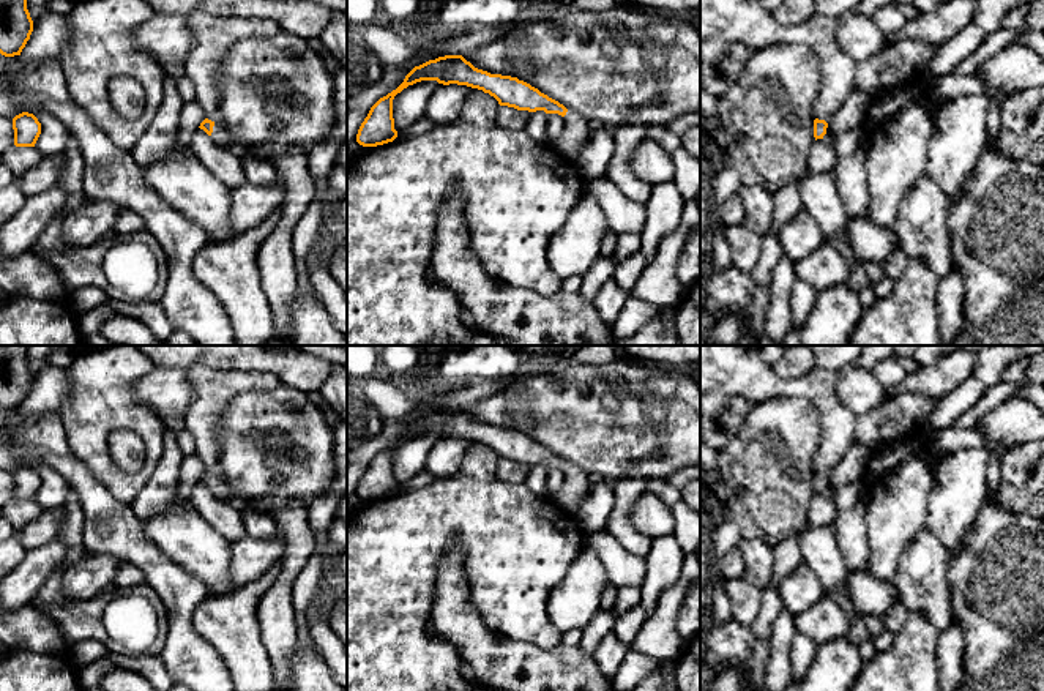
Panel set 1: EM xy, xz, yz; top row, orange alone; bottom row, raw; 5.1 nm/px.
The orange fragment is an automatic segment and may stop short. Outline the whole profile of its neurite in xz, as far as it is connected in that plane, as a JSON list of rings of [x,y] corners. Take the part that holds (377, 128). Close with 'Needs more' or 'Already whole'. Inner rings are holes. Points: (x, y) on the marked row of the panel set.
[[[445,55],[415,66],[396,90],[380,98],[371,107],[358,129],[356,142],[363,147],[377,147],[393,142],[397,137],[393,118],[393,99],[404,88],[421,80],[437,80],[443,85],[467,85],[489,93],[500,106],[561,115],[565,118],[565,131],[552,147],[569,162],[579,158],[584,145],[588,142],[588,133],[593,125],[580,114],[568,110],[558,101],[517,77],[478,69],[462,55]]]. Needs more

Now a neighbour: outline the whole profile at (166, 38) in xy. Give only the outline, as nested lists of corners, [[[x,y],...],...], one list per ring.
[[[155,14],[134,30],[134,43],[161,65],[166,77],[177,82],[183,76],[194,39],[186,14]]]

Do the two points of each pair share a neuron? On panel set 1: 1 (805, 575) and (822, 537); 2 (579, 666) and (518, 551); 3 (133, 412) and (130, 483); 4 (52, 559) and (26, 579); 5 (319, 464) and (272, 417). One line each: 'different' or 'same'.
1: different
2: different
3: same
4: same
5: same

